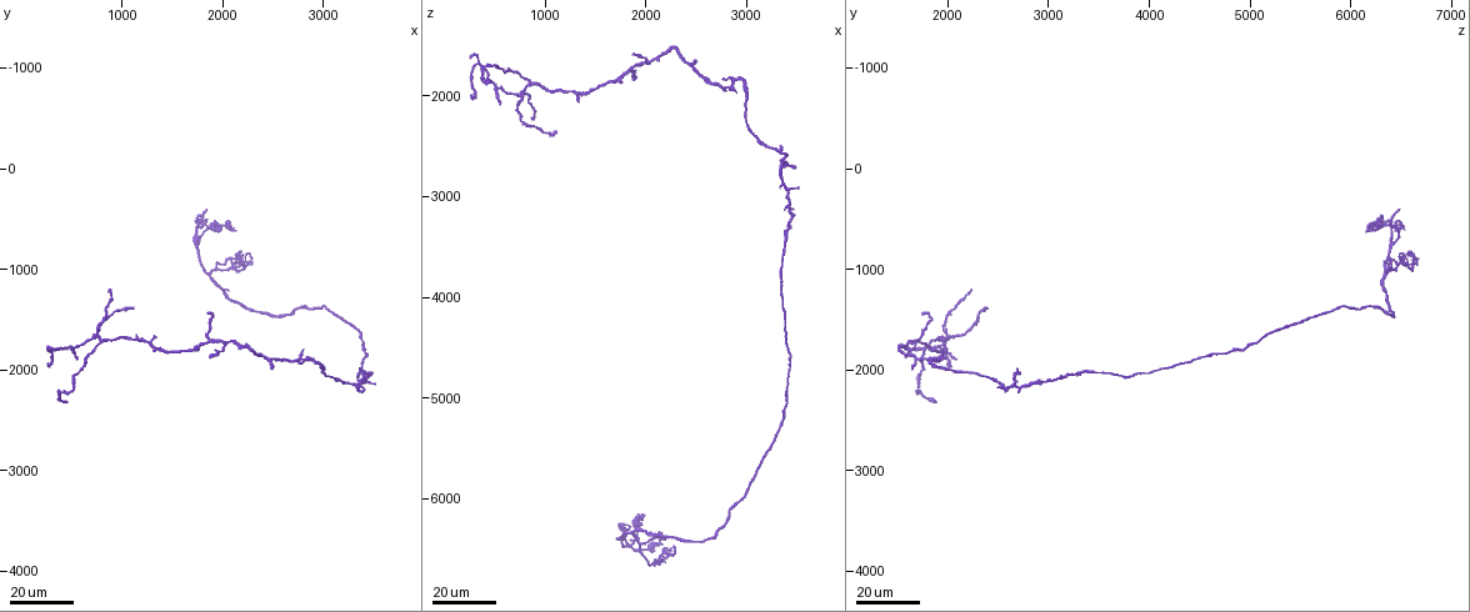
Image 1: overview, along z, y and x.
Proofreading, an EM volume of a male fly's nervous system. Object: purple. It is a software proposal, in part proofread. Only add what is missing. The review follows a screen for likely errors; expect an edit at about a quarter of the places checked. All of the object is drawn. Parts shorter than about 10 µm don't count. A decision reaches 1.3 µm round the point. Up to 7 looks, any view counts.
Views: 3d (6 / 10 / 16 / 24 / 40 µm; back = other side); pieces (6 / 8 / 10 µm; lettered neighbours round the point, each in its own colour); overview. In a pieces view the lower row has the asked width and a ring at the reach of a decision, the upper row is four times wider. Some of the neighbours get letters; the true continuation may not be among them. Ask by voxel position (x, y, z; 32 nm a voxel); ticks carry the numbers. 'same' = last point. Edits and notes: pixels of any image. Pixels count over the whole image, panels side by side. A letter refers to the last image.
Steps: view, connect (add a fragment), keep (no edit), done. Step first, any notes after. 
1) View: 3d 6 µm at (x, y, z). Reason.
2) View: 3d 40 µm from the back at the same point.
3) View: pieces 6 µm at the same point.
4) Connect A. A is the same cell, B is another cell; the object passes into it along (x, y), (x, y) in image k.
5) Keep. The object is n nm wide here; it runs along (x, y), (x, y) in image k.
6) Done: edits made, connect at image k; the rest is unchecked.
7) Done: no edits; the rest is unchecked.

View: 3d 16 µm at (2160, 1020, 6340).

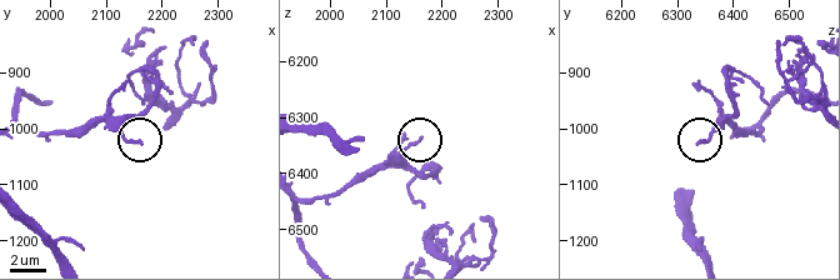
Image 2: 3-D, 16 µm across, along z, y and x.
View: pieces 10 µm at (2160, 1020, 6335).

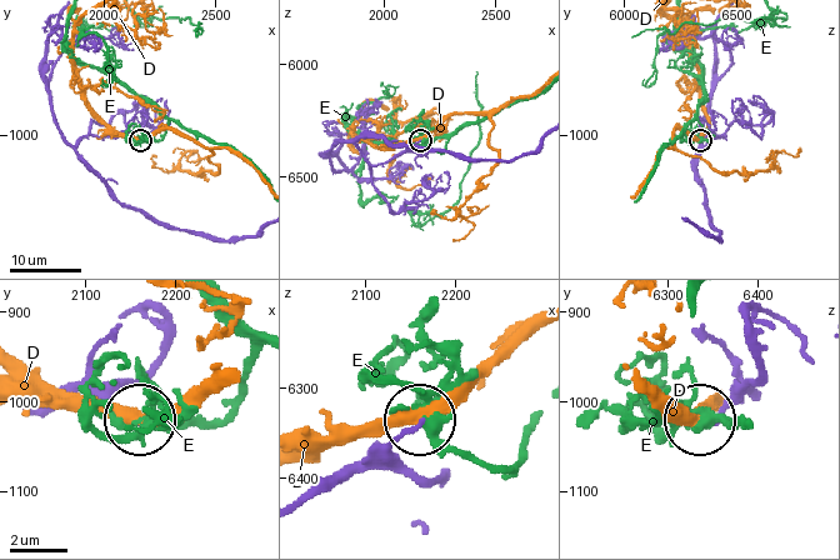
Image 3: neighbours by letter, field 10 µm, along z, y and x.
Keep. D and E are other cells; it runs along (384, 141), (364, 136), (356, 144), (378, 165), (419, 140) in image 3; no lettered fragment goes on from it.

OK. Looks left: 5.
View: 3d 16 µm at (2080, 1240, 6360). Branch stops here.

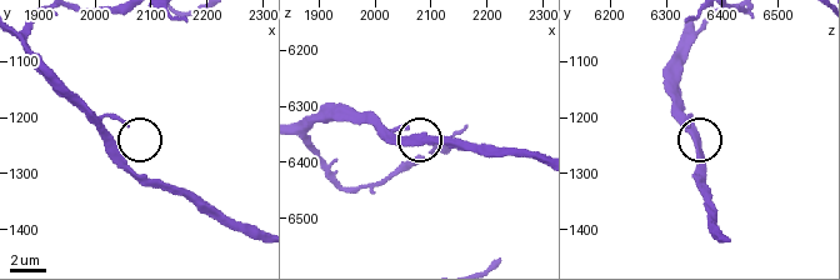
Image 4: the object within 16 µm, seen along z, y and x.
View: pieces 10 µm at (2055, 1210, 6335).

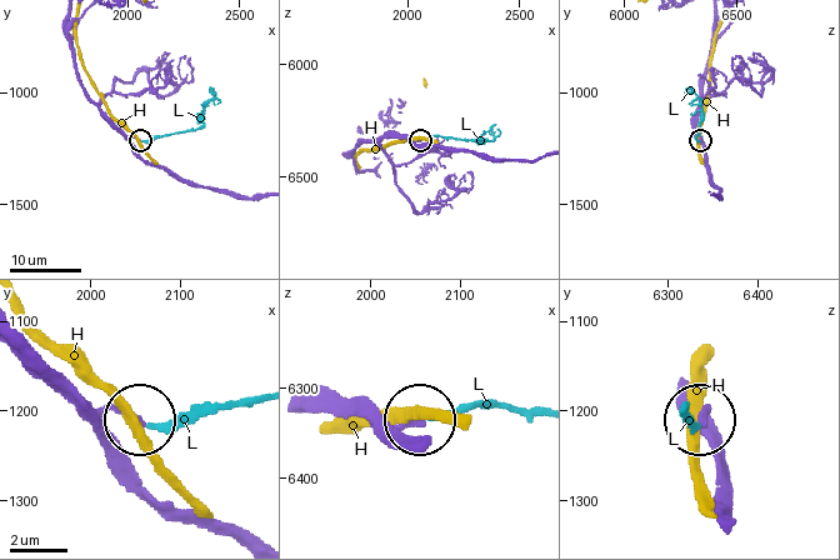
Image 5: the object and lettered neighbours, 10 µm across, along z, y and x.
Connect L. L is the same cell, H is another cell; the object passes into it along (135, 146), (134, 136), (145, 140), (200, 128), (215, 93) in image 5; the cell continues.

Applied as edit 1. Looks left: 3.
View: overview.

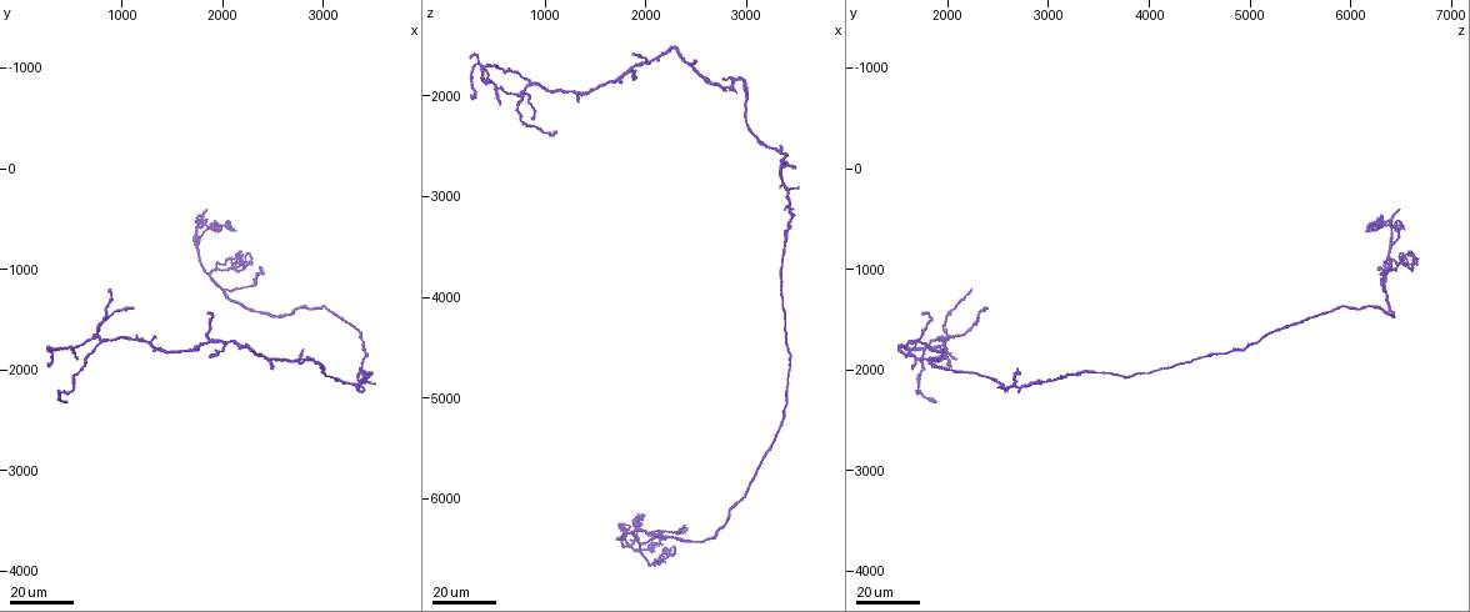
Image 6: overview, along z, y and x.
View: 3d 24 µm at (2420, 980, 6300). Branch stops here.

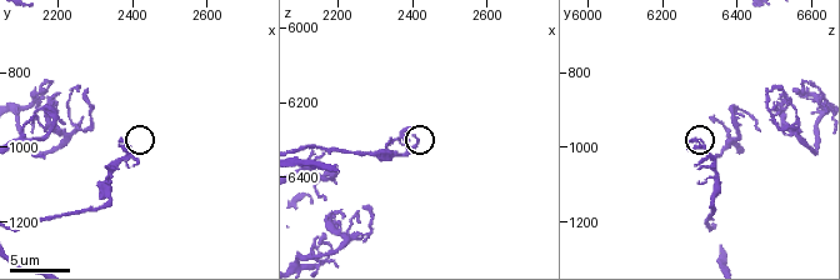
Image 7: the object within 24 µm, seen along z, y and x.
View: pieces 8 µm at (2400, 1000, 6270).

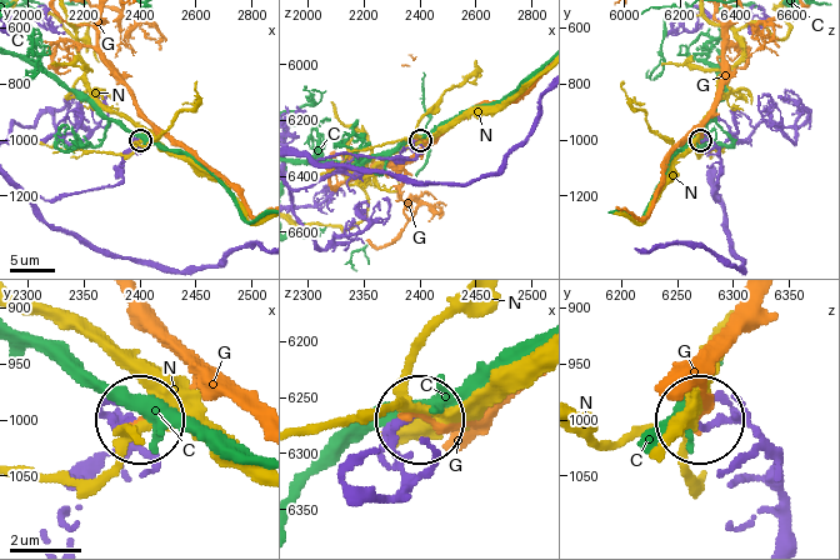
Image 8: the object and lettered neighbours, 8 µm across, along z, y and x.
Keep. C, G and N are other cells; it runs along (324, 158), (354, 154), (408, 160), (418, 139) in image 8; none of them fits.

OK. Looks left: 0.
Done: edits made, connect at image 5; the rest is unchecked.

